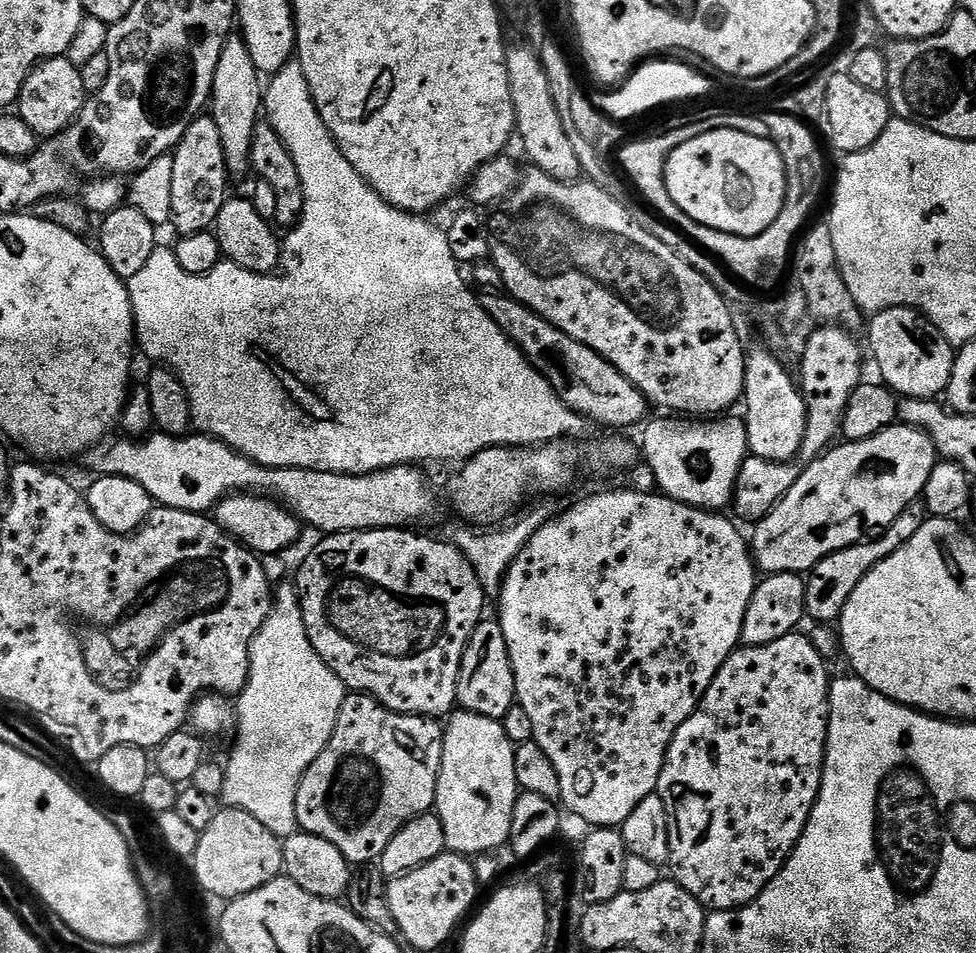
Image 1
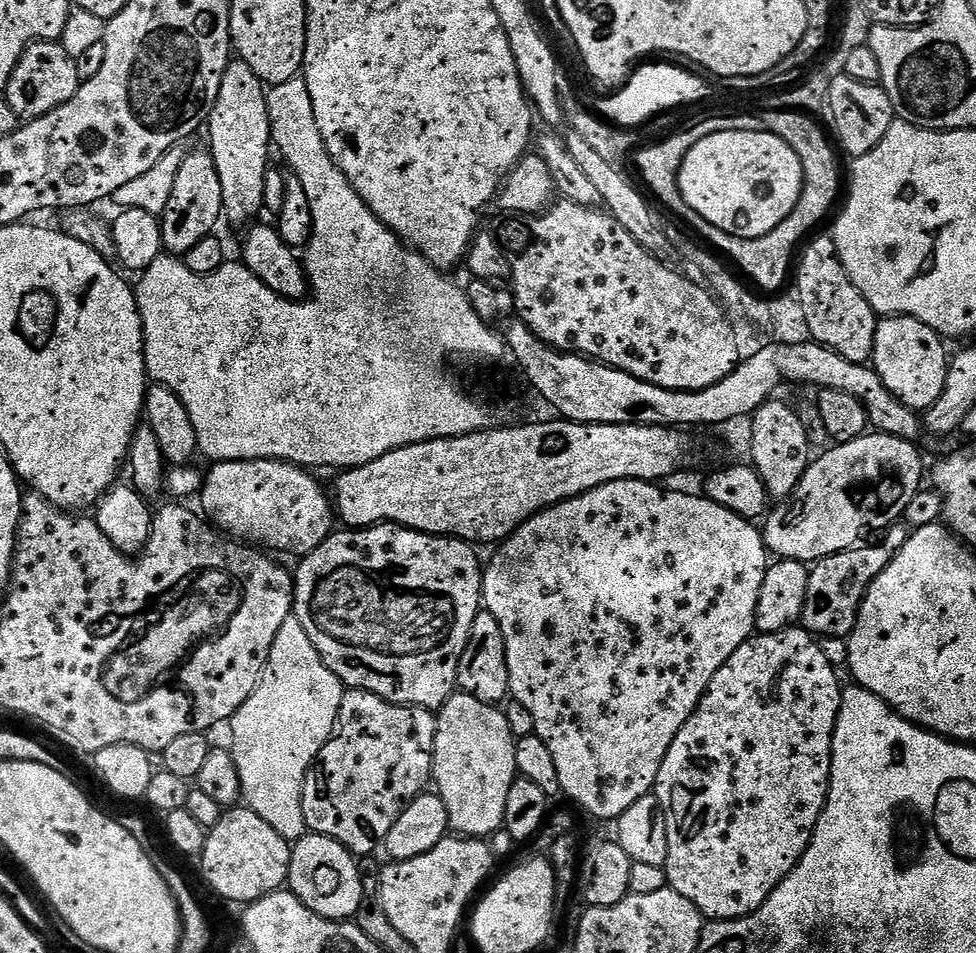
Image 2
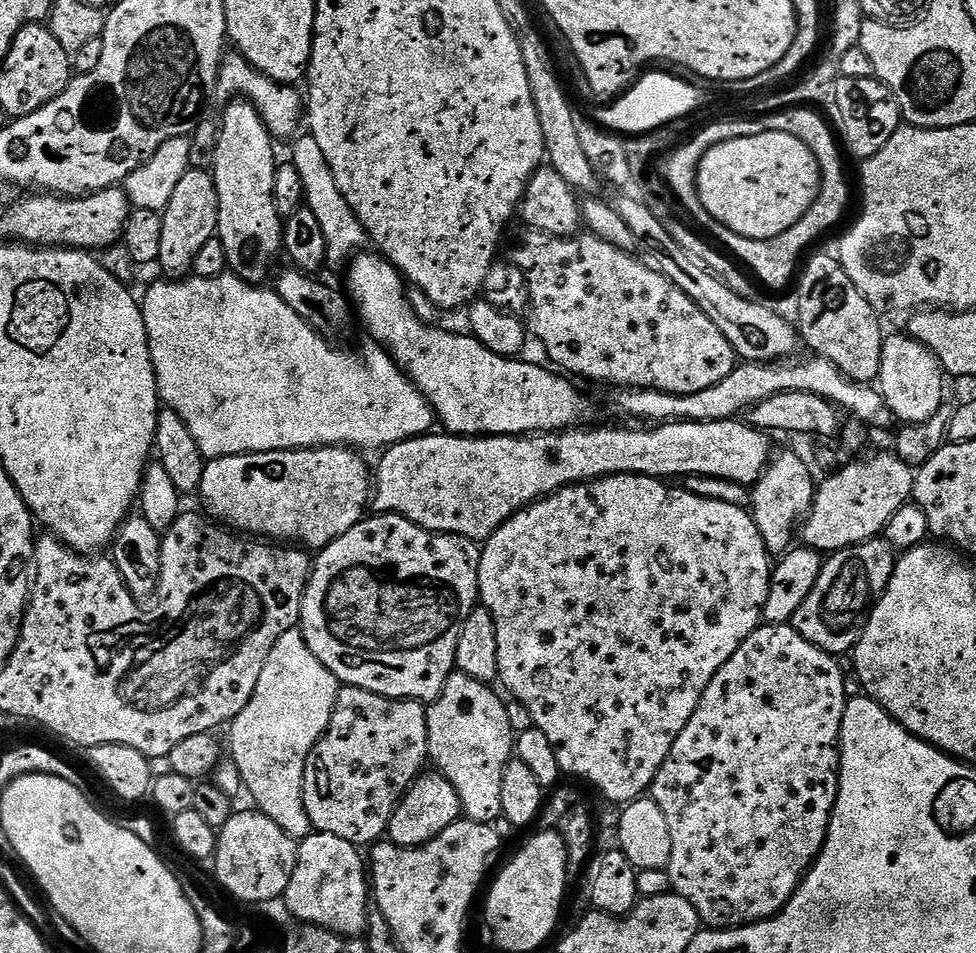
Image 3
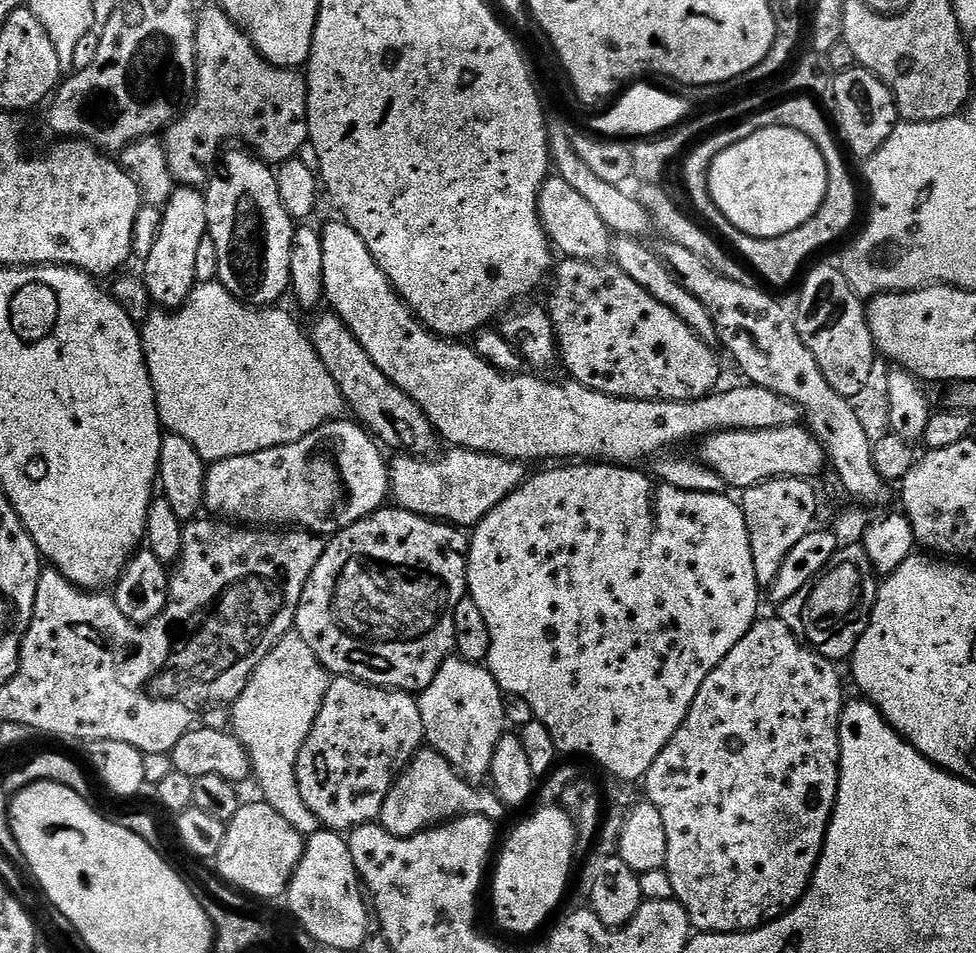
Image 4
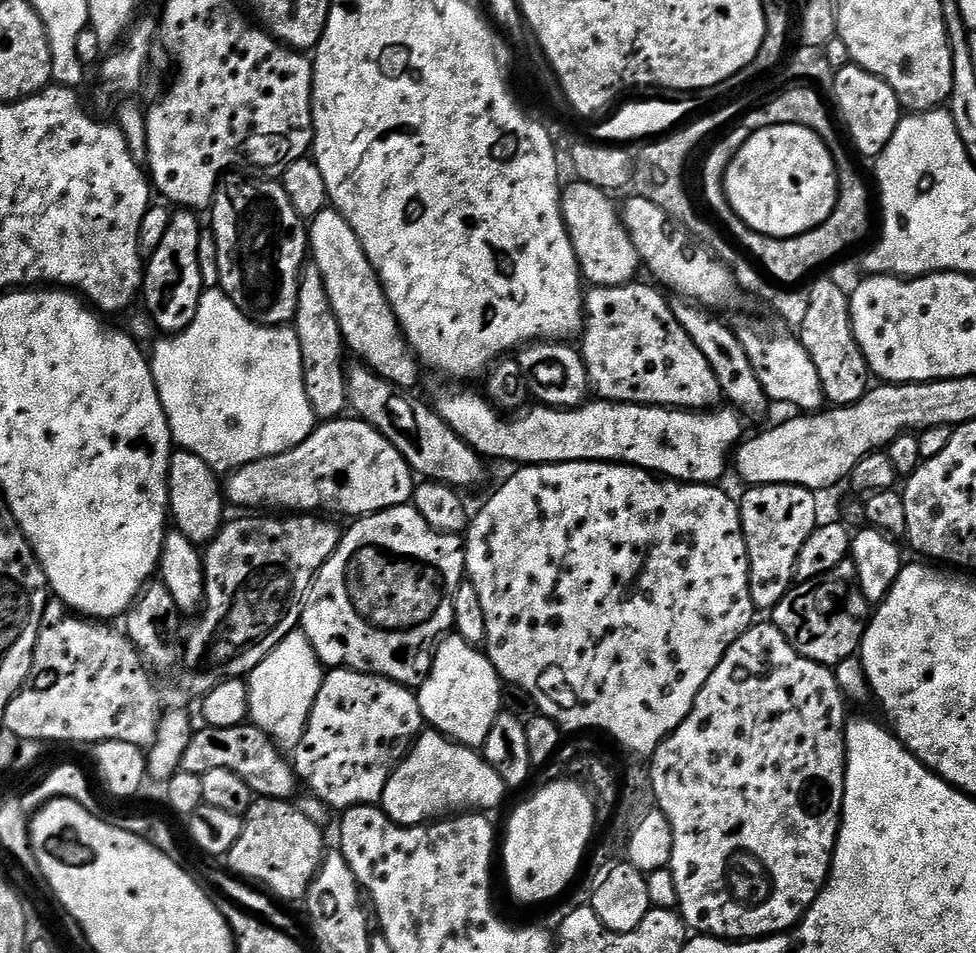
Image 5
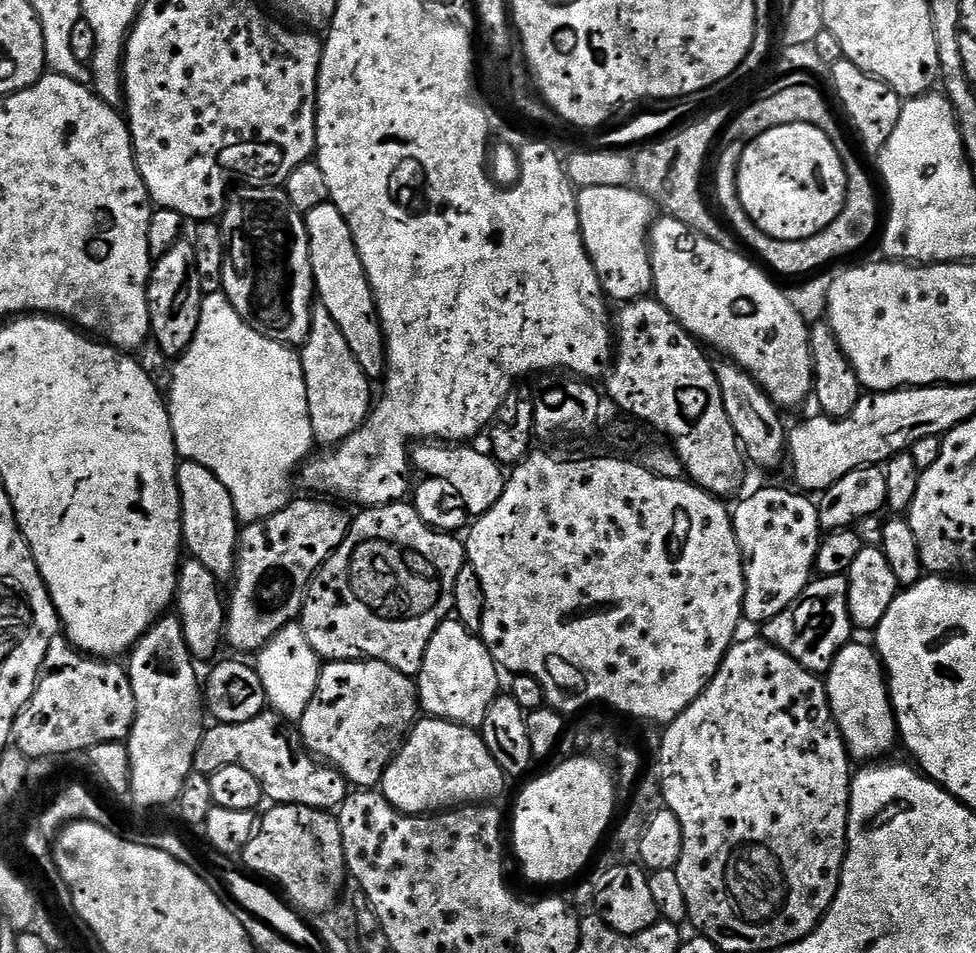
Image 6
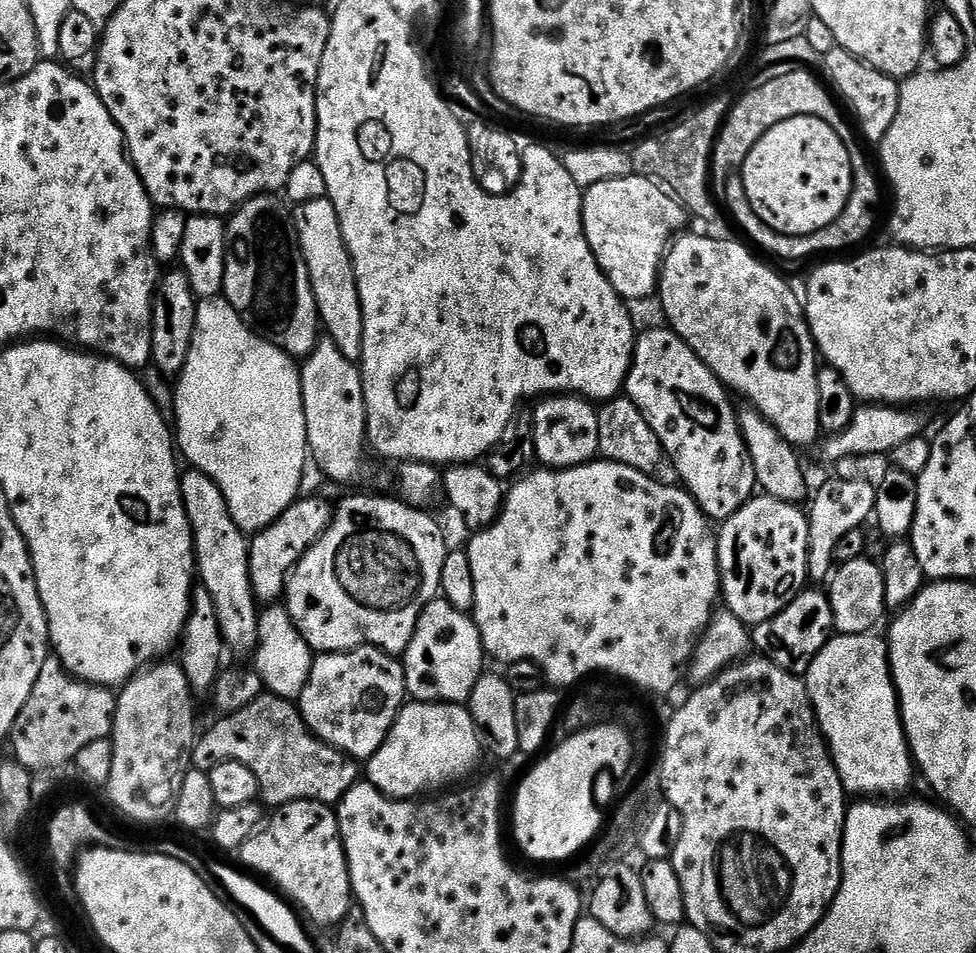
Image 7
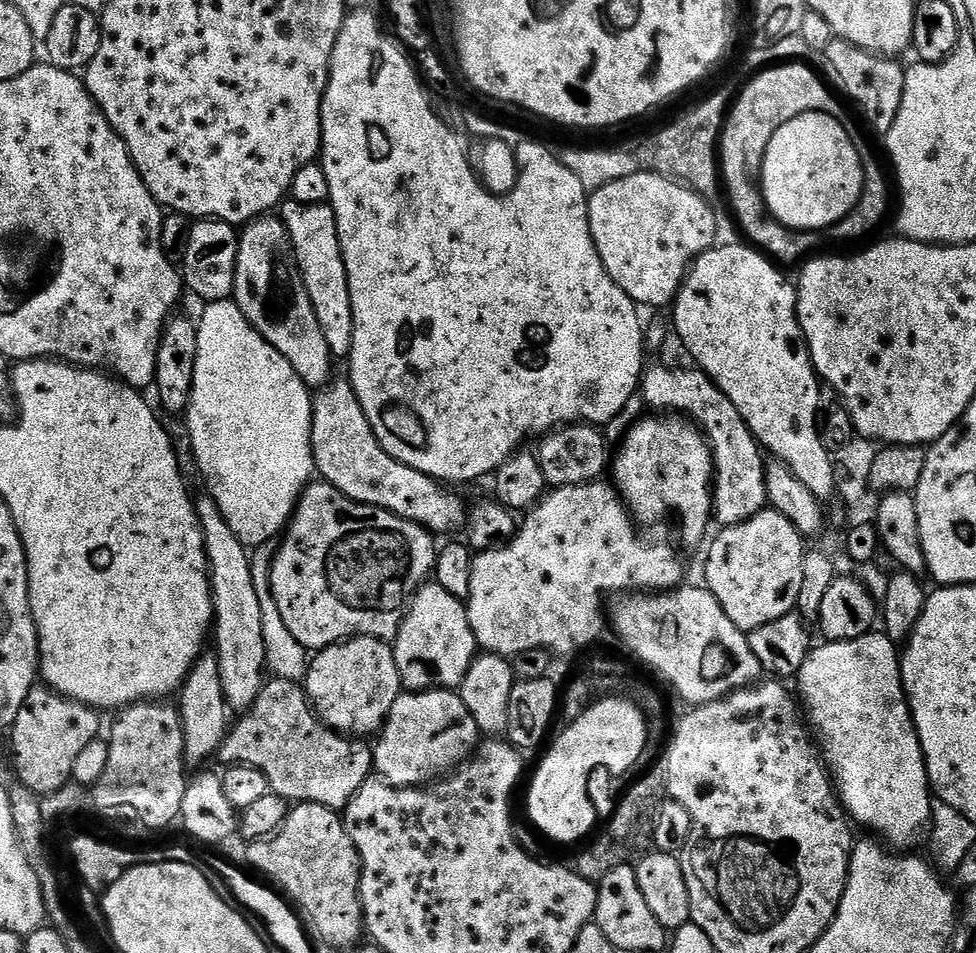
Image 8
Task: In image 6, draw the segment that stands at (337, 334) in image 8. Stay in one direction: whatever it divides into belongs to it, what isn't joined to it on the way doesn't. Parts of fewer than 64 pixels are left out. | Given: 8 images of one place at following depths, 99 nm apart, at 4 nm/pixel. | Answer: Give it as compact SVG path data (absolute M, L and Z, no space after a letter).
M331 202L314 206L314 210L304 216L304 225L308 235L312 283L319 307L330 310L330 318L338 322L338 330L342 330L346 346L350 346L364 373L370 378L381 377L386 367L384 335L376 318L376 304L372 300L366 272L356 253L350 226Z

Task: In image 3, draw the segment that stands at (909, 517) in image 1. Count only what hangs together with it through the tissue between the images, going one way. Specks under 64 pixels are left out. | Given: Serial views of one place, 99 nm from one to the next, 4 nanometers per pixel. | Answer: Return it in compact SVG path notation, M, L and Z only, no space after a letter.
M883 538L863 540L861 544L831 553L821 563L814 590L810 590L806 602L798 606L790 621L792 627L798 630L798 634L802 634L802 638L806 638L806 642L818 646L831 656L840 658L843 652L851 653L868 625L872 607L894 574L897 559L897 549Z

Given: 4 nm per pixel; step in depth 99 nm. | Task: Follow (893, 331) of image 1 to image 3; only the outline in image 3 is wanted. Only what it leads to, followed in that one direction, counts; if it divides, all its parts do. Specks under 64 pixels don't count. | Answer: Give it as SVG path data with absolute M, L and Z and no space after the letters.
M907 334L889 335L885 339L878 387L886 406L901 425L926 422L934 418L940 408L945 407L944 380L946 381L944 367L929 348L922 346L922 342Z

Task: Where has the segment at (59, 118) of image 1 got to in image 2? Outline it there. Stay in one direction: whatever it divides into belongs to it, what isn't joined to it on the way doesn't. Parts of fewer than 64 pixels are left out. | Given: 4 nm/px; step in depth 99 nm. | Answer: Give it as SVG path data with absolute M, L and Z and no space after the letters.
M37 40L24 51L18 66L14 66L6 99L21 121L37 120L50 114L50 110L58 110L58 106L70 102L80 89L81 83L74 56L66 54L66 50L55 40Z

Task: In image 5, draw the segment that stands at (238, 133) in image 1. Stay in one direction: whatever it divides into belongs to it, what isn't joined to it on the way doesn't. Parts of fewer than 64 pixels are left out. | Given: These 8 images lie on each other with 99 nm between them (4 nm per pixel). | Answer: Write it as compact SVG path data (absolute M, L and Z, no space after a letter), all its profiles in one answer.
M247 175L221 176L219 184L216 185L216 196L210 205L210 231L216 237L218 246L220 288L231 298L234 306L238 306L238 310L242 310L245 316L255 320L257 324L288 326L296 319L300 269L304 267L310 252L308 228L294 210L294 206L290 206L290 198L286 198L283 183L276 181L275 184L272 178L247 180L244 176Z

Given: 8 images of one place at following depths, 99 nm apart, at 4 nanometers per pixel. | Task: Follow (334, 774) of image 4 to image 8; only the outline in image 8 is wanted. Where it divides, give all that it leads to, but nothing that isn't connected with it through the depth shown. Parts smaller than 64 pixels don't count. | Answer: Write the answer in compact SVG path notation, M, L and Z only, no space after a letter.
M353 636L311 657L306 677L308 699L329 728L353 738L375 737L383 728L402 685L393 645L369 636Z

